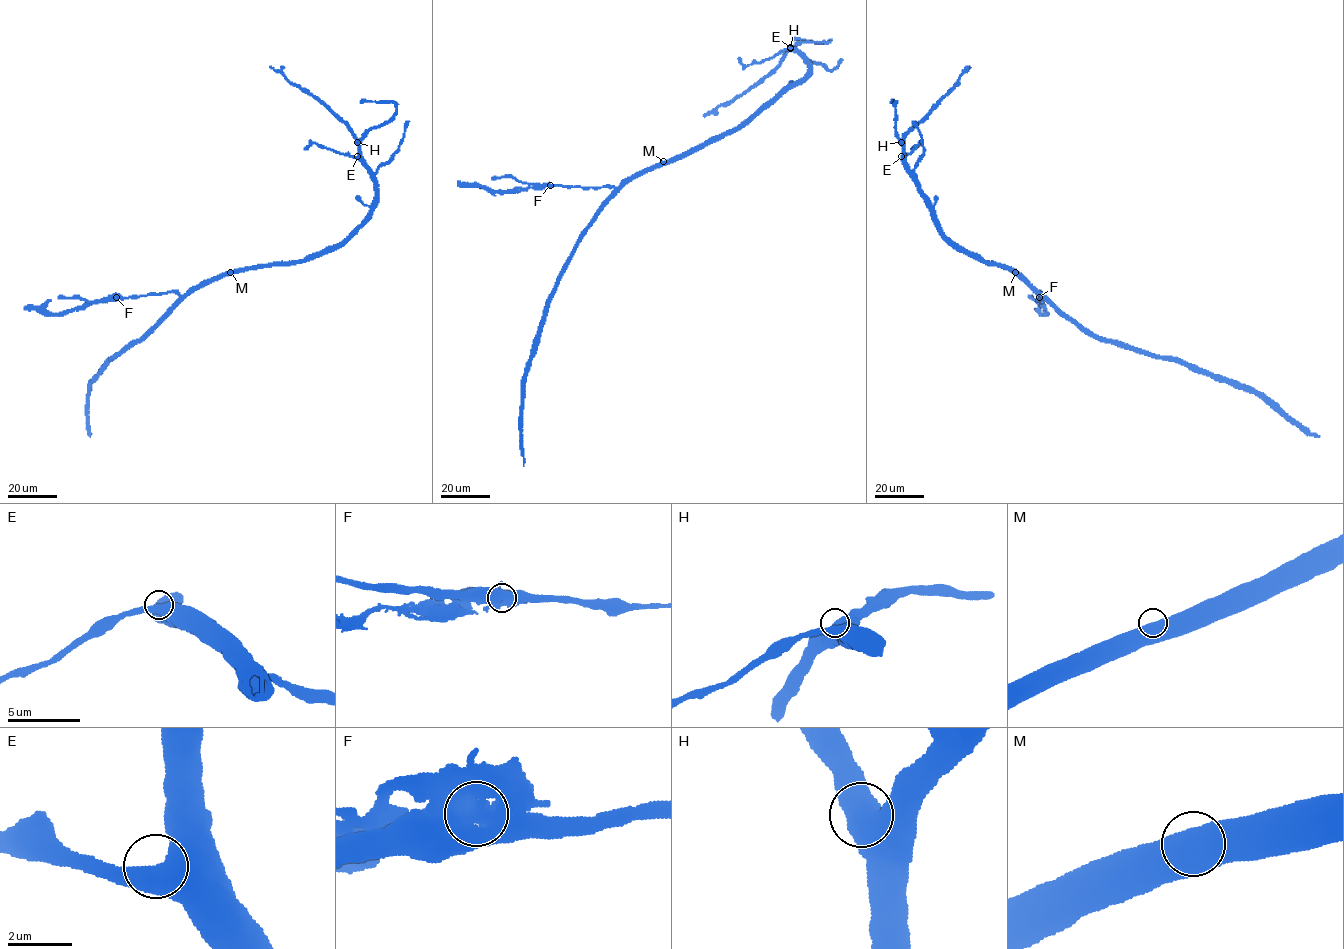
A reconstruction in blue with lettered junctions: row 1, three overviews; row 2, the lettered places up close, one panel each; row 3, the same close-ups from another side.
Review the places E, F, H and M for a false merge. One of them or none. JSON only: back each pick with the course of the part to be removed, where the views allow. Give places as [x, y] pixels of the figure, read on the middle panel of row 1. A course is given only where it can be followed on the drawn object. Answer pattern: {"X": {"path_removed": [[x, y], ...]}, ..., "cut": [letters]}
{"F": {"path_removed": [[549, 185], [494, 191], [457, 182]]}, "cut": ["F"]}

